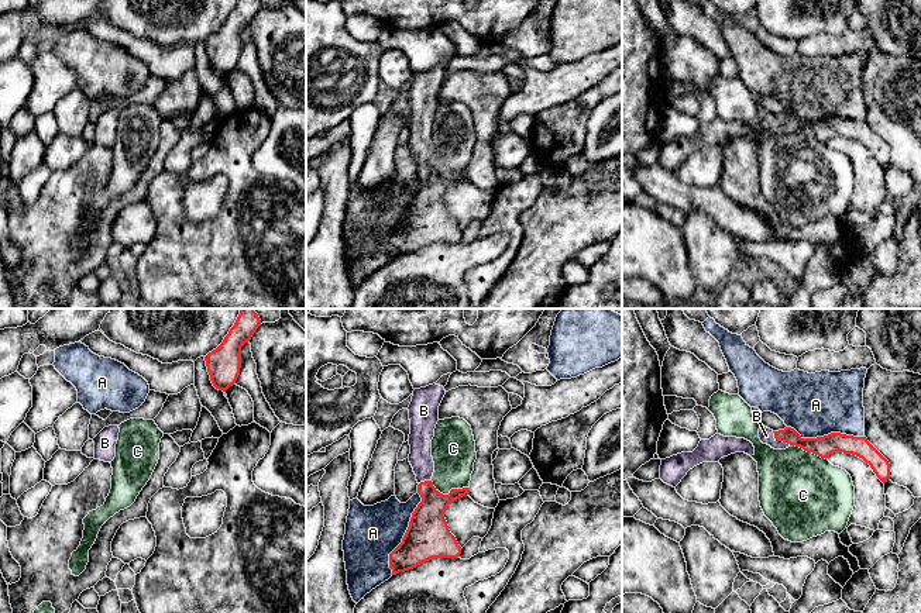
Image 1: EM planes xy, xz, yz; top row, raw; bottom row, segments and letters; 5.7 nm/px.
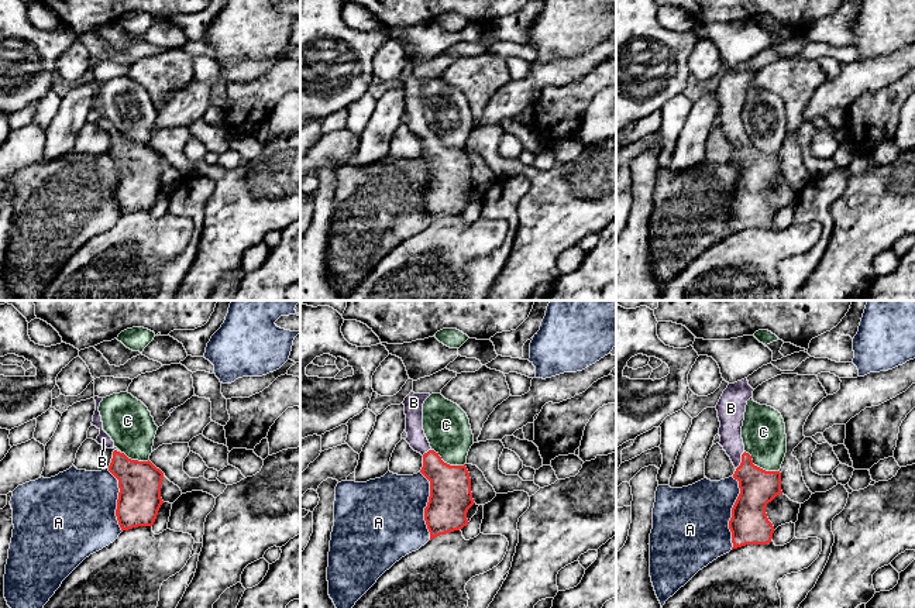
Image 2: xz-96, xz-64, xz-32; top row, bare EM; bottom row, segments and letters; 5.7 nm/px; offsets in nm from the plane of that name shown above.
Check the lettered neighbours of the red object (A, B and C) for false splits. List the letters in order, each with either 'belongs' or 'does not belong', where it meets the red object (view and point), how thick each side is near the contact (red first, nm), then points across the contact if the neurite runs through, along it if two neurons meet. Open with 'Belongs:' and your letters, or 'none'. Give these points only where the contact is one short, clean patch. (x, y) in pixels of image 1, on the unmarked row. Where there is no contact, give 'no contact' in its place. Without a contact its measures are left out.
Belongs: B
A: does not belong; meets red in xz at (405, 217); 260 nm thick on the red side, 300 nm on the other
B: belongs; meets red in yz at (780, 124); 120 nm thick on the red side, 90 nm on the other; runs through yz (822, 131), (796, 124), (780, 124), (766, 120)
C: does not belong; meets red in xz at (450, 176); 220 nm thick on the red side, 260 nm on the other

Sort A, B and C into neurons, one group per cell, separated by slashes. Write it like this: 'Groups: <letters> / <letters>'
Groups: A / B / C

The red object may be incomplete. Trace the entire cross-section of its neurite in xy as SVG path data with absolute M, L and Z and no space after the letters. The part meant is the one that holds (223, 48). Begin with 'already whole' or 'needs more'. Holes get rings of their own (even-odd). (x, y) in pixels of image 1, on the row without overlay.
already whole; M238 0L223 27L205 41L213 70L226 76L240 59L241 31L261 10L258 0Z

